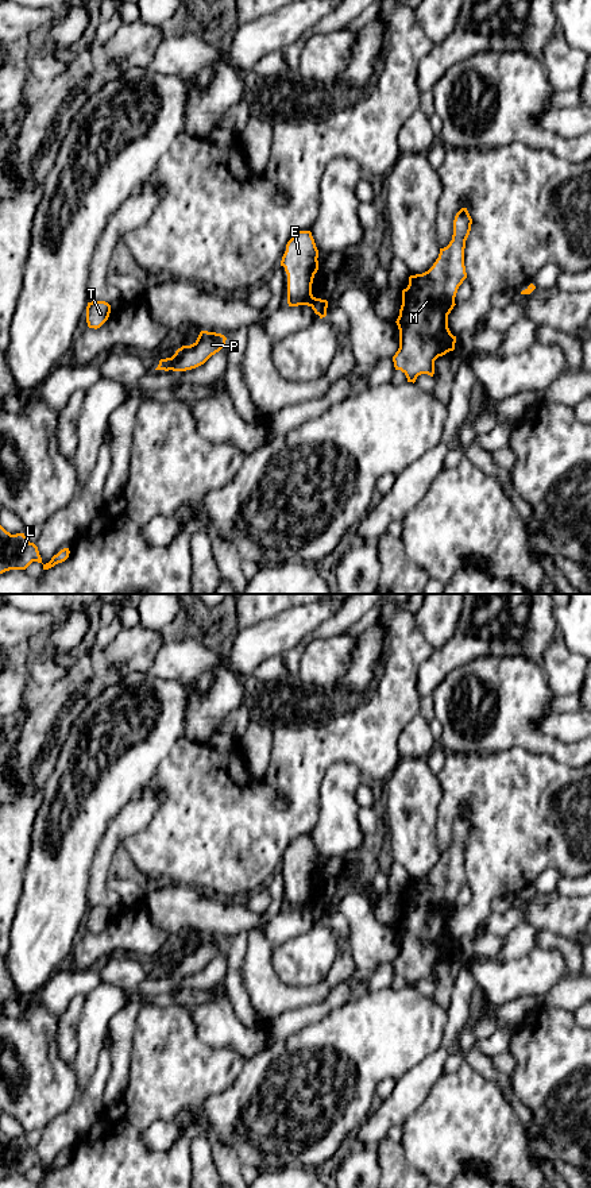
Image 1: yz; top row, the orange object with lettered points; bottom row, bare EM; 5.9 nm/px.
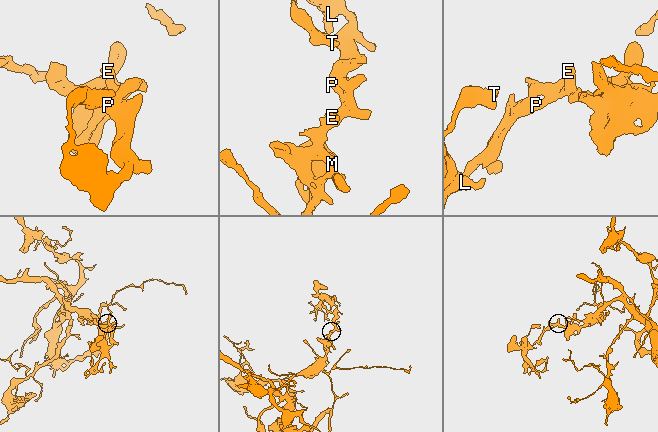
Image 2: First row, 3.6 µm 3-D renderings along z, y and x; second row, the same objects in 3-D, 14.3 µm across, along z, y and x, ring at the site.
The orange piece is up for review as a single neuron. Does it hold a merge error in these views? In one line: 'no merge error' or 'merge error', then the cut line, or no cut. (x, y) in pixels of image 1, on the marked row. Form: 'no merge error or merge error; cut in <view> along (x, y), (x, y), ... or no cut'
merge error; cut in yz along (317, 299), (309, 305)

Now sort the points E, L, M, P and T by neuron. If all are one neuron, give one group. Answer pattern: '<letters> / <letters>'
E L P T / M

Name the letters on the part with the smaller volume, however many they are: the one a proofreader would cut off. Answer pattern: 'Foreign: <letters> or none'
Foreign: E, L, P, T

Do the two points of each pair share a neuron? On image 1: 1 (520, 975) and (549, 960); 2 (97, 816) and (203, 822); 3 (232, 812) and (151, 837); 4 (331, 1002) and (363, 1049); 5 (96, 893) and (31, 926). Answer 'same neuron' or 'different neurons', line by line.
1: same neuron
2: different neurons
3: same neuron
4: different neurons
5: different neurons

